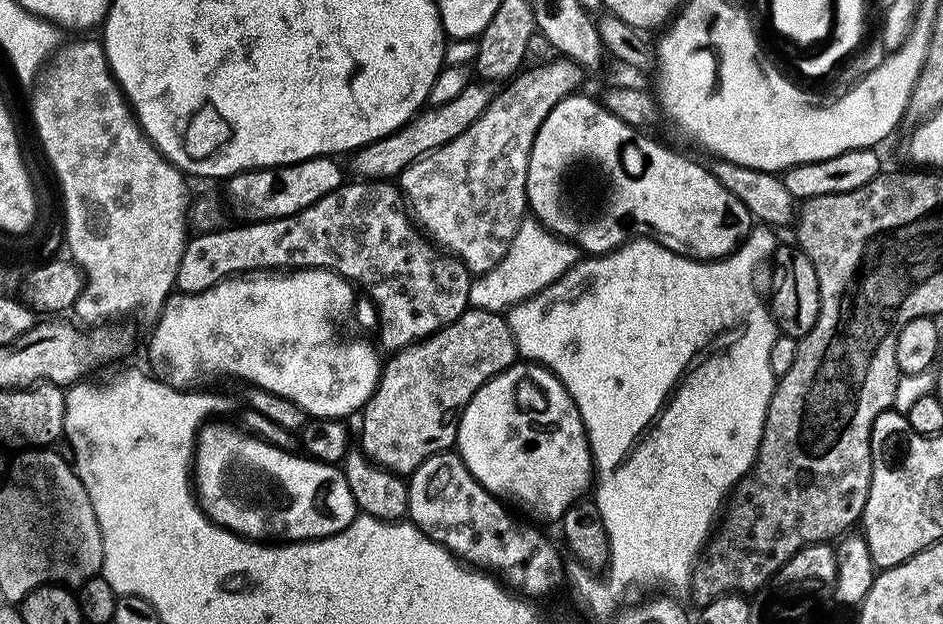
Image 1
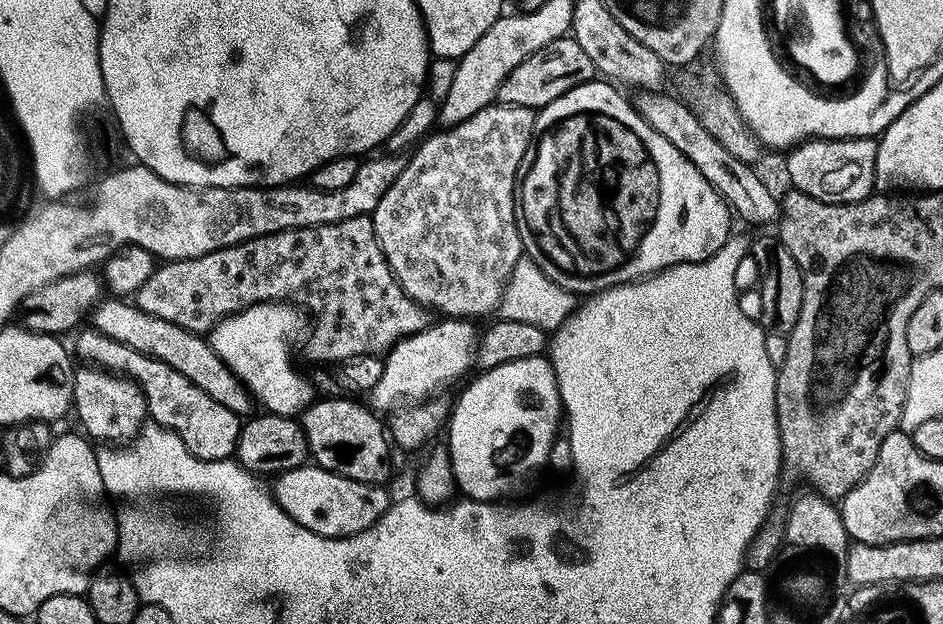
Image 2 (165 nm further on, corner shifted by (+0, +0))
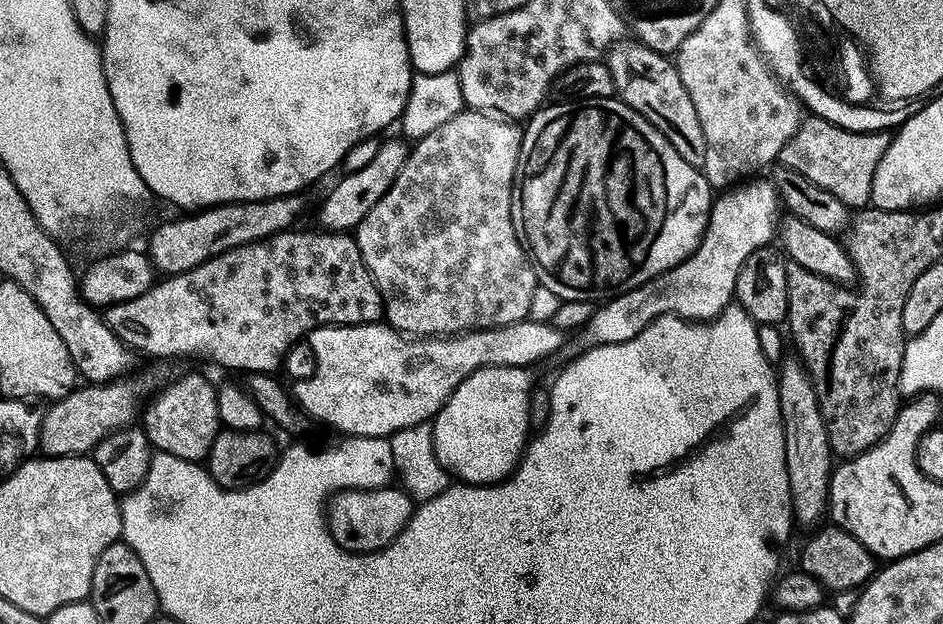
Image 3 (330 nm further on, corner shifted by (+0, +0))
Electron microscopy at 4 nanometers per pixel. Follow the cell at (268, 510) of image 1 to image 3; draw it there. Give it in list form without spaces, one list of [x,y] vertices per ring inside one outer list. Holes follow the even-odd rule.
[[[385,486],[375,490],[337,492],[326,505],[328,533],[347,552],[377,552],[385,548],[408,525],[414,501],[403,487]]]

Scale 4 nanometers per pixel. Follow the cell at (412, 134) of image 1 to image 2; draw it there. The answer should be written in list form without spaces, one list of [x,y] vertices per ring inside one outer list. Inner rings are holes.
[[[571,35],[559,36],[554,42],[542,46],[542,50],[518,62],[514,70],[510,70],[502,86],[498,86],[496,100],[508,105],[509,108],[522,106],[539,110],[554,102],[554,98],[562,98],[562,94],[574,90],[574,86],[582,86],[590,82],[596,75],[596,67],[594,62],[590,62],[586,50],[582,50],[582,46],[578,46],[578,42],[572,39]]]

